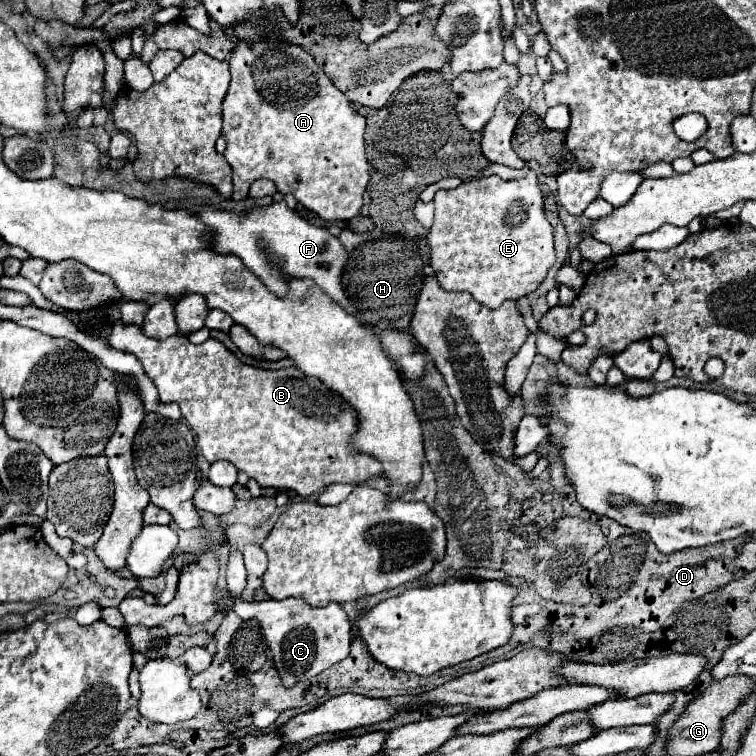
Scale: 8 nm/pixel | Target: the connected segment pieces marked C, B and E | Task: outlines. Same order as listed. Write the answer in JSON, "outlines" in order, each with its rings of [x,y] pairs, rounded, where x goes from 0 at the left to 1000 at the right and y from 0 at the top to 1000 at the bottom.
{"outlines":[[[[378,791],[354,796],[320,796],[310,802],[315,815],[333,815],[349,833],[349,847],[362,868],[362,881],[378,910],[389,910],[389,902],[407,899],[426,886],[455,873],[463,862],[466,825],[450,799],[434,799],[426,804],[410,802],[405,794]]],[[[151,423],[146,427],[146,455],[164,466],[175,466],[190,481],[190,489],[209,513],[214,532],[233,532],[238,537],[241,553],[257,569],[262,590],[278,614],[288,608],[302,608],[315,622],[336,632],[344,646],[389,648],[397,659],[423,651],[444,638],[476,640],[489,632],[503,632],[505,619],[500,608],[492,608],[492,603],[479,598],[466,598],[471,542],[463,534],[455,534],[455,526],[444,519],[439,519],[437,534],[437,513],[429,505],[405,497],[389,484],[373,489],[347,489],[320,481],[304,463],[296,460],[296,455],[283,447],[275,447],[270,455],[262,458],[254,455],[249,447],[238,444],[204,450],[190,444],[183,431],[164,431],[161,423],[156,429],[153,426]]],[[[698,225],[698,230],[683,238],[648,233],[614,241],[601,251],[577,254],[577,288],[566,310],[566,325],[571,331],[571,354],[577,360],[579,376],[587,384],[616,384],[646,407],[656,407],[669,397],[683,397],[688,392],[704,389],[720,373],[725,357],[735,347],[733,310],[728,294],[720,286],[717,262],[720,257],[706,225]]]]}

